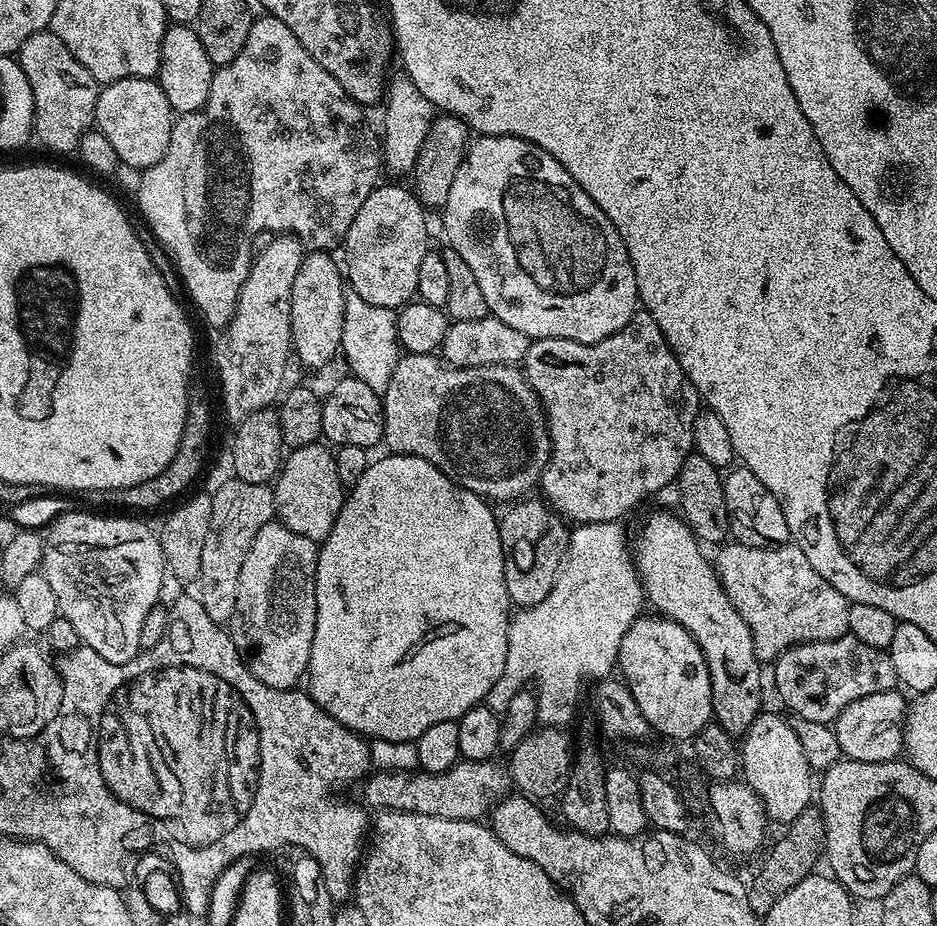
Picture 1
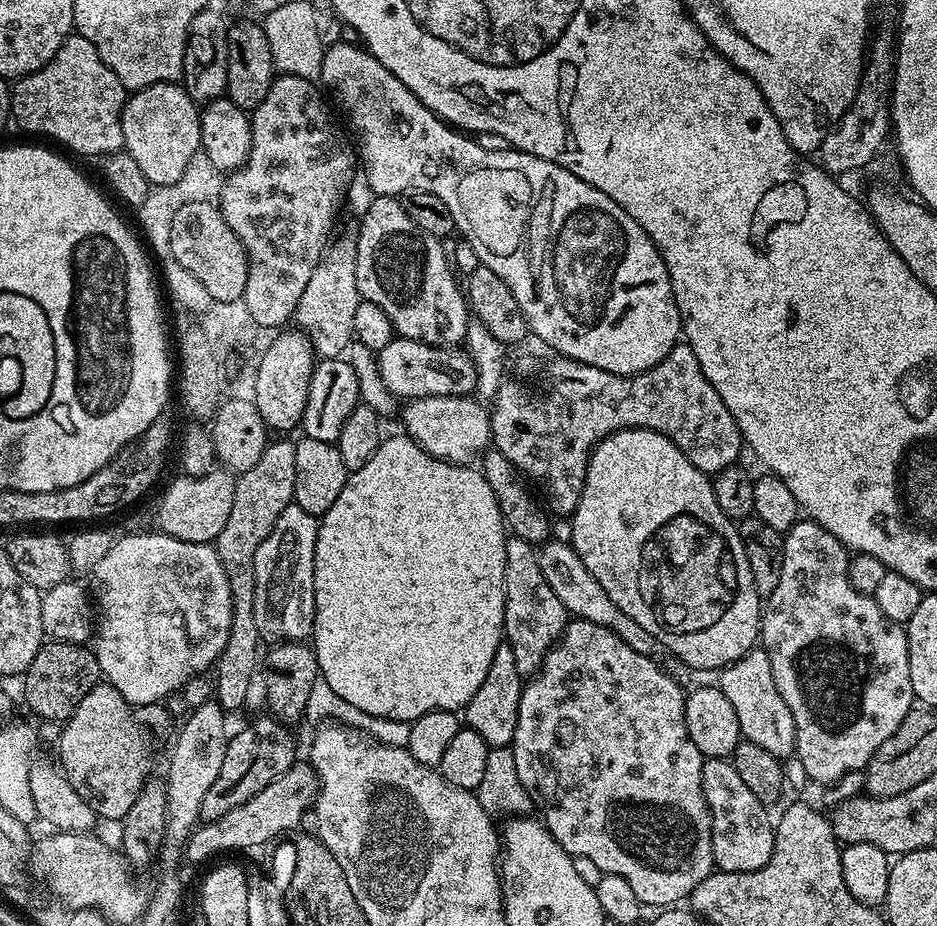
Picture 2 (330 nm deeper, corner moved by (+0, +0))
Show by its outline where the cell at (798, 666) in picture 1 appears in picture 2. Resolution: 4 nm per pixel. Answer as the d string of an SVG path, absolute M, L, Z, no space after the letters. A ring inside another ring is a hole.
M807 518L797 519L795 526L792 527L784 536L784 557L782 558L782 578L778 578L778 586L774 586L774 594L766 597L766 603L762 608L760 617L760 640L762 647L770 658L770 666L774 670L774 682L778 686L778 694L782 694L782 702L790 706L794 726L796 727L796 754L795 759L800 760L804 767L804 772L812 780L817 780L823 786L832 785L835 780L842 778L842 774L847 772L858 772L867 768L874 750L902 726L902 718L911 712L914 707L914 697L910 686L910 658L908 657L908 633L893 620L888 620L878 610L875 599L858 590L848 581L848 561L850 553L830 530L826 530L815 520Z

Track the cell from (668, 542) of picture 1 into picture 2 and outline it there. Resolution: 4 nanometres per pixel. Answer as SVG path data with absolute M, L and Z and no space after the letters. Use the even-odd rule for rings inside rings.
M627 428L611 432L605 440L601 440L592 450L592 456L588 460L586 470L586 482L582 486L582 494L578 498L578 506L570 517L572 526L572 549L582 558L582 566L598 578L598 586L610 594L610 602L622 610L622 614L630 614L646 634L654 634L658 642L668 647L669 653L677 656L688 668L701 668L704 672L715 673L717 670L740 660L746 653L757 647L760 640L760 617L762 615L762 597L754 586L754 578L750 574L750 562L748 561L749 549L740 538L737 525L729 520L726 514L722 514L722 506L718 506L718 498L712 489L712 480L705 473L700 472L686 458L670 438L658 434L654 430L645 428Z

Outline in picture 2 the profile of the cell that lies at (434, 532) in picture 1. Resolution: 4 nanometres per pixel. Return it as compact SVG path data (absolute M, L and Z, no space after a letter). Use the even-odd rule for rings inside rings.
M399 435L392 436L389 440L388 437L381 439L378 450L374 450L374 458L370 458L370 462L366 462L366 466L362 466L362 470L349 475L346 486L342 486L342 494L338 494L337 500L334 501L334 506L330 506L330 510L326 510L326 514L319 517L318 542L314 546L314 590L316 591L316 626L314 629L314 641L316 640L316 642L314 642L314 649L319 675L324 677L339 697L346 698L350 702L350 706L356 706L358 709L364 710L366 714L376 715L378 718L411 722L422 714L430 714L431 712L459 713L470 702L470 698L474 698L474 694L478 694L478 686L482 686L482 682L486 678L486 670L490 670L490 666L494 662L494 654L504 640L504 575L506 574L508 536L503 515L499 510L498 498L495 497L489 482L480 470L466 464L451 464L449 460L439 460L438 457L431 456L425 448L421 448L411 436Z

